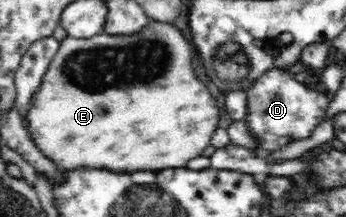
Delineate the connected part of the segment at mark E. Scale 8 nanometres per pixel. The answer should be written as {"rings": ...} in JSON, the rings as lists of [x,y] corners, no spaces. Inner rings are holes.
{"rings":[[[149,19],[149,24],[141,28],[135,34],[107,34],[105,32],[91,38],[67,37],[60,42],[59,50],[43,75],[40,89],[32,96],[32,102],[25,112],[28,118],[28,132],[32,141],[39,146],[39,150],[45,157],[53,160],[57,166],[69,170],[69,168],[109,168],[109,170],[165,170],[165,168],[183,168],[189,160],[202,156],[201,152],[211,144],[211,136],[217,130],[221,108],[217,107],[218,101],[209,92],[209,88],[199,80],[195,68],[193,68],[193,46],[189,40],[171,23],[163,23]]]}

